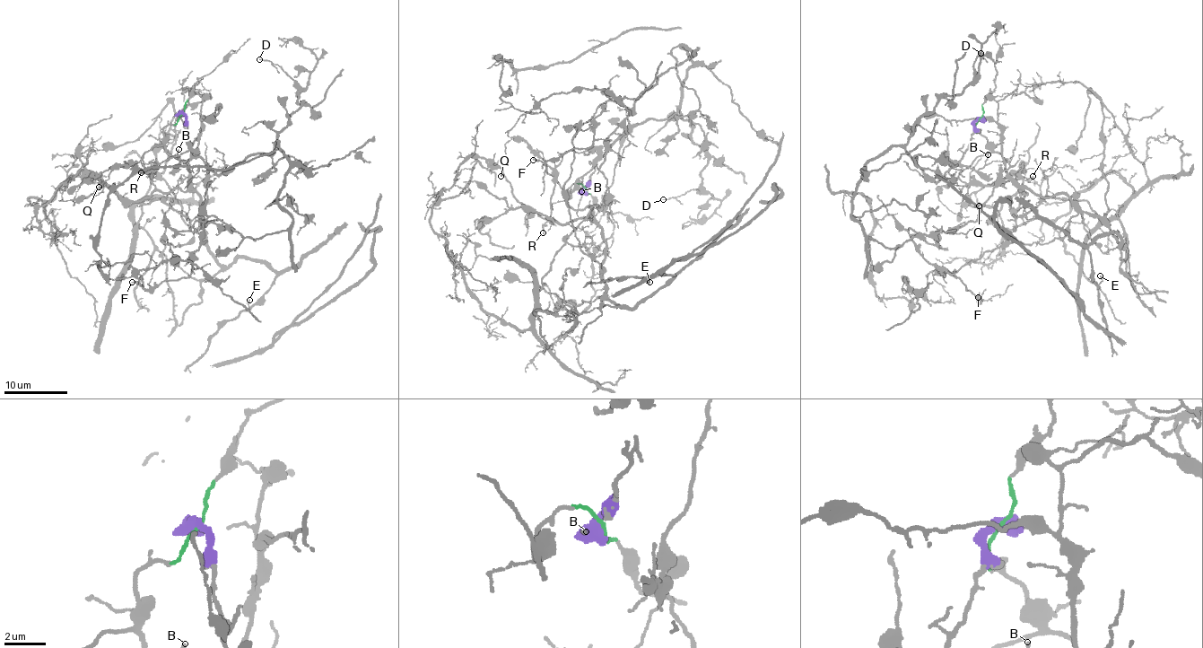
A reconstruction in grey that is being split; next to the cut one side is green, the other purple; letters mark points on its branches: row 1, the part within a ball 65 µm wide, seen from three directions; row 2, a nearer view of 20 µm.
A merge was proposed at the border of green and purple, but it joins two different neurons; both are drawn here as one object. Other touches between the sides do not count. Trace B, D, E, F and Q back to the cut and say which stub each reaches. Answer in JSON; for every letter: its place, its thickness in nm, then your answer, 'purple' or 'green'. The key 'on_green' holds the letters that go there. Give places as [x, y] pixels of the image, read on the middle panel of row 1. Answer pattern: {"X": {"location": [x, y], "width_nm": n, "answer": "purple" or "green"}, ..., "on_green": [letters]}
{"B": {"location": [581, 191], "width_nm": 140, "answer": "purple"}, "D": {"location": [663, 199], "width_nm": 110, "answer": "purple"}, "E": {"location": [649, 282], "width_nm": 110, "answer": "green"}, "F": {"location": [533, 160], "width_nm": 200, "answer": "purple"}, "Q": {"location": [501, 176], "width_nm": 120, "answer": "green"}, "on_green": ["E", "Q"]}

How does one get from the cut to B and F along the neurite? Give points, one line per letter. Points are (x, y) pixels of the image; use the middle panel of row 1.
B: (585, 189), (589, 184), (594, 162), (583, 179), (581, 191)
F: (585, 189), (621, 136), (679, 107), (680, 47), (694, 53), (631, 109), (605, 102), (588, 148), (533, 159)

